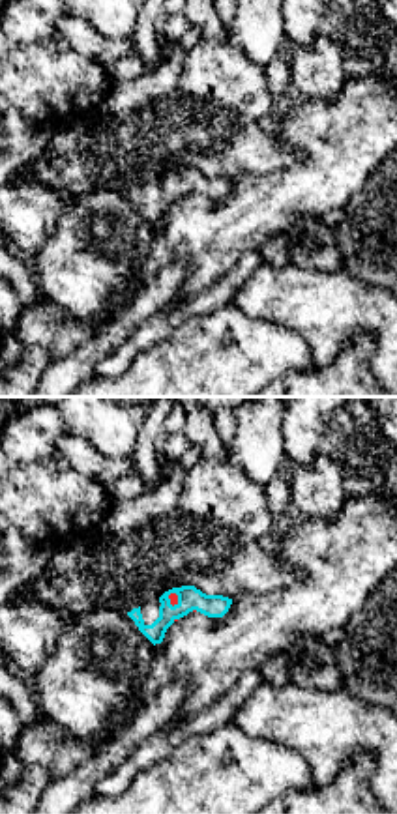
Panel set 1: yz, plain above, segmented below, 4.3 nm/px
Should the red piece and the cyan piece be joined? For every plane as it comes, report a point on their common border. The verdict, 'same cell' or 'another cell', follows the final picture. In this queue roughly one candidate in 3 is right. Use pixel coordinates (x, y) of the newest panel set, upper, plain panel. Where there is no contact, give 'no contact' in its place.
(169, 178)

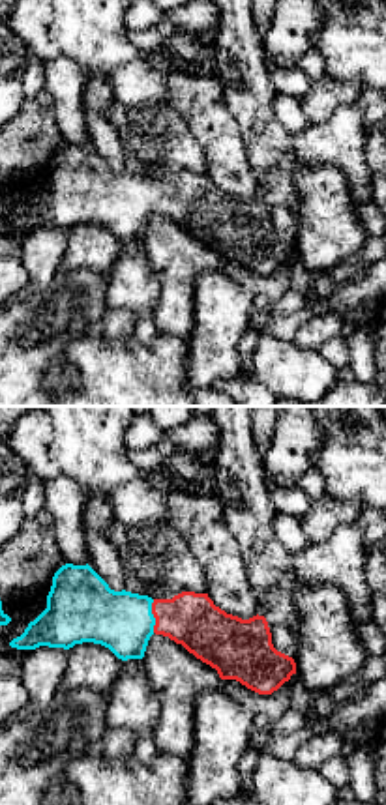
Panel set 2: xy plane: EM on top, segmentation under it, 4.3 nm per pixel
(154, 197)

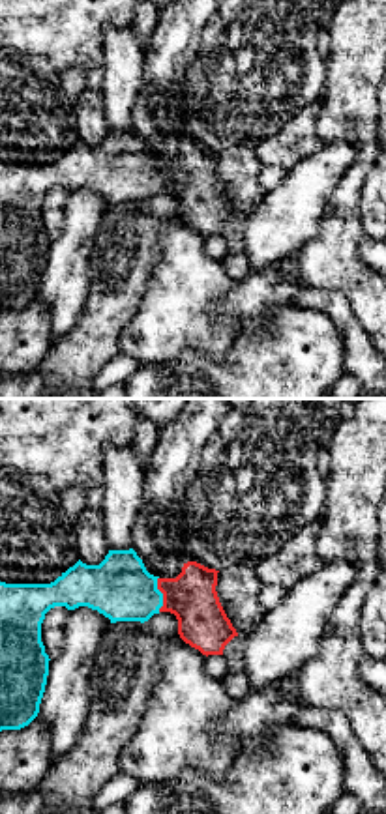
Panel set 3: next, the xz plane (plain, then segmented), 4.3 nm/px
(162, 173)

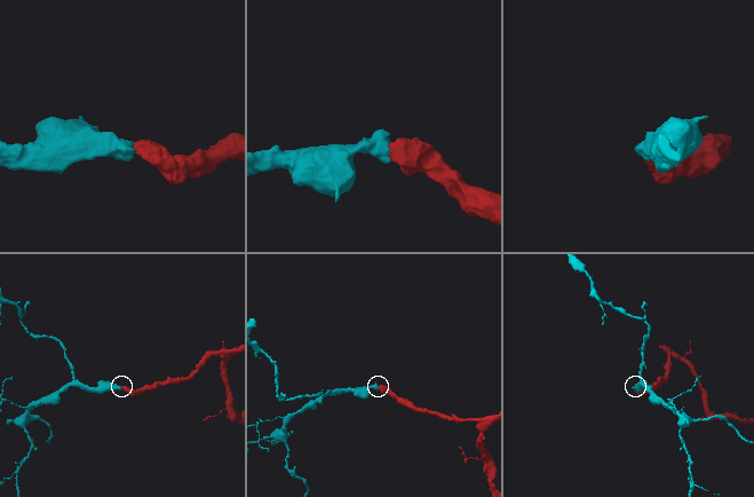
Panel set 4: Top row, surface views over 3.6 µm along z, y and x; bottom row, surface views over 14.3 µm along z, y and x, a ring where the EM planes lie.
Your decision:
same cell

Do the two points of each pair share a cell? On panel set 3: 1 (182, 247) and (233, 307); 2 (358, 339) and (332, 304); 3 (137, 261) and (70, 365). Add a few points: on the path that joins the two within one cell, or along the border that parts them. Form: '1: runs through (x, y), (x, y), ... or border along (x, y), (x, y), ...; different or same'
1: border along (238, 281), (210, 307), (214, 320), (237, 330); different
2: runs through (351, 330), (340, 313); same
3: runs through (117, 287), (94, 339); same

